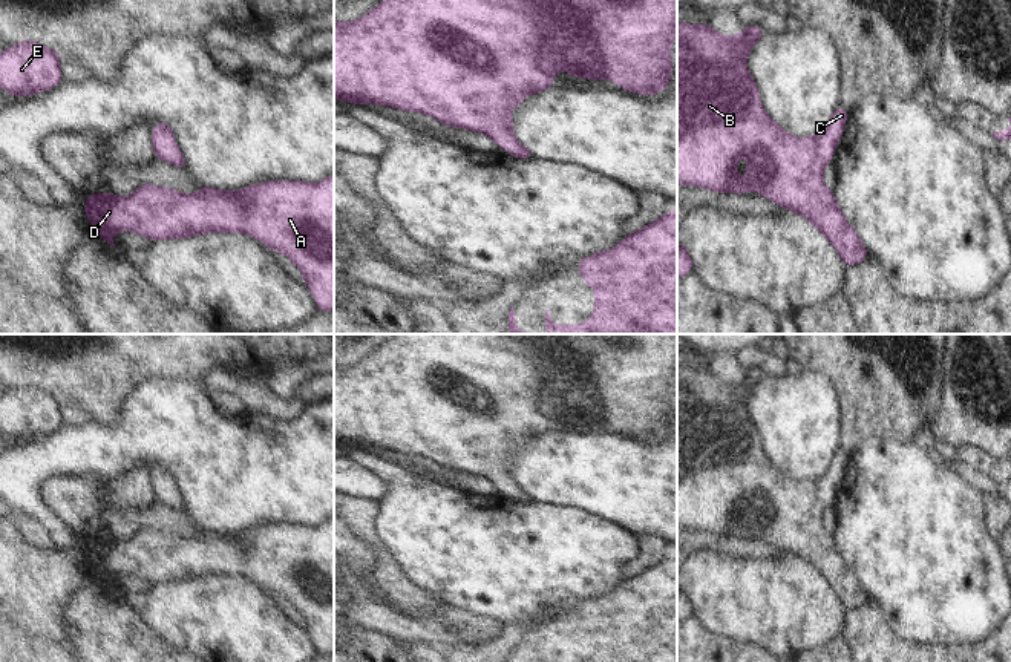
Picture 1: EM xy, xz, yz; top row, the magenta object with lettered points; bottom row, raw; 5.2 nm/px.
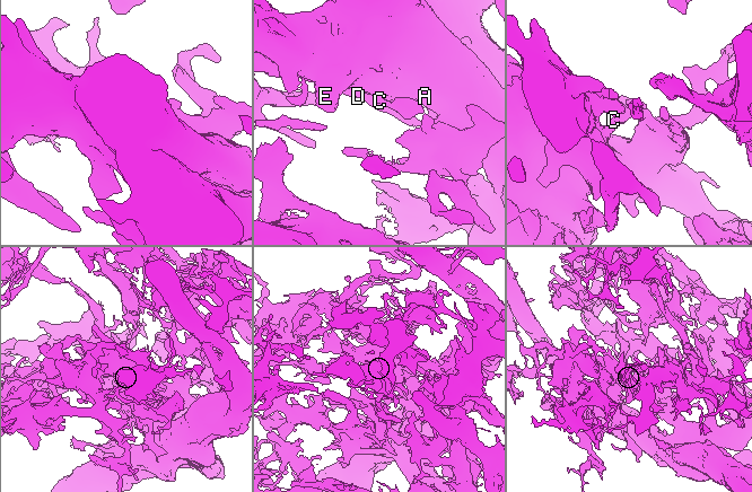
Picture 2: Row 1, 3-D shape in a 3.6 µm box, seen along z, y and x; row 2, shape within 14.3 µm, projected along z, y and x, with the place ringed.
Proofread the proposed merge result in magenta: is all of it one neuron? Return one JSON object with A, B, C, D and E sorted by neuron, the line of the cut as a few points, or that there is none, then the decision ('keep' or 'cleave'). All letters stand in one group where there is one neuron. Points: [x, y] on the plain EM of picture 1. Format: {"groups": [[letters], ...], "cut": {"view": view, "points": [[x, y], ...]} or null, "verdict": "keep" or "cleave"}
{"groups": [["A", "B", "C", "D", "E"]], "cut": null, "verdict": "keep"}

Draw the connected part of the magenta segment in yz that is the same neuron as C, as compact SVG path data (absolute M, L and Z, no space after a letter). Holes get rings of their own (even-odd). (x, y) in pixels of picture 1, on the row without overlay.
M677 365L677 527L706 530L715 536L760 533L769 544L807 561L833 587L846 610L861 607L869 595L821 521L826 507L833 503L849 454L841 447L832 457L826 480L797 481L784 475L764 457L757 426L744 409L761 380L758 368L744 369L738 380L725 380L709 368ZM740 498L751 504L746 526L737 521L735 503Z

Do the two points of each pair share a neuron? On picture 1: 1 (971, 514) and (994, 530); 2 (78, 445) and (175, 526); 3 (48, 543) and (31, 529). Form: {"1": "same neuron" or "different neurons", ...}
{"1": "different neurons", "2": "different neurons", "3": "same neuron"}

